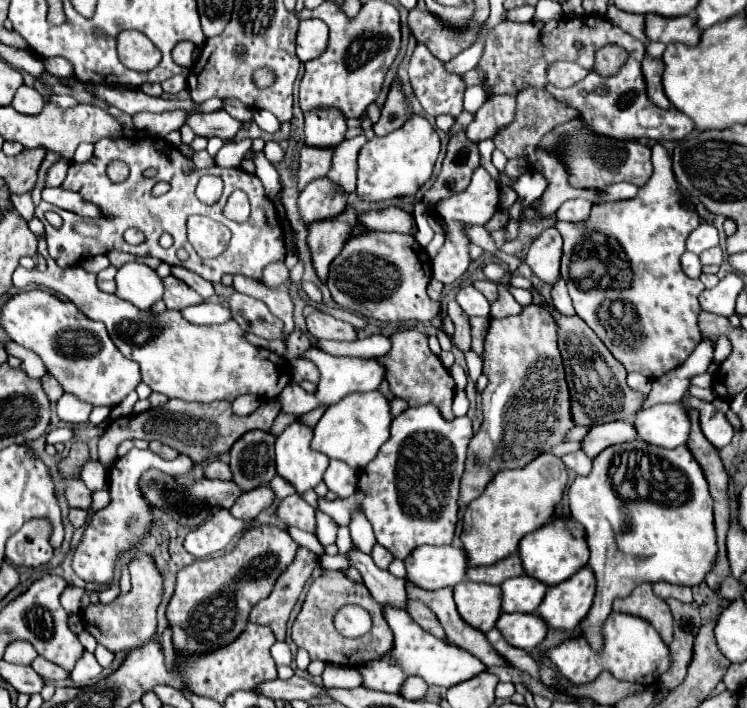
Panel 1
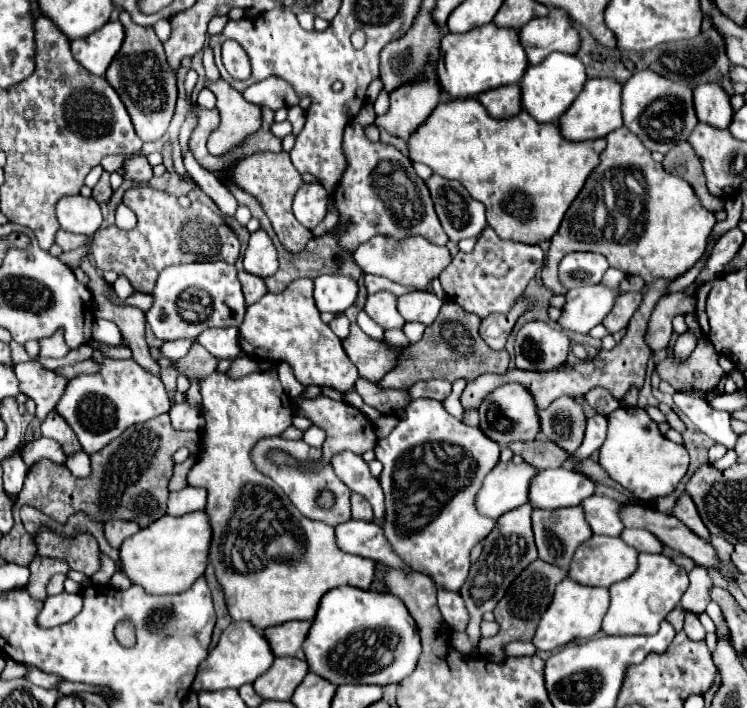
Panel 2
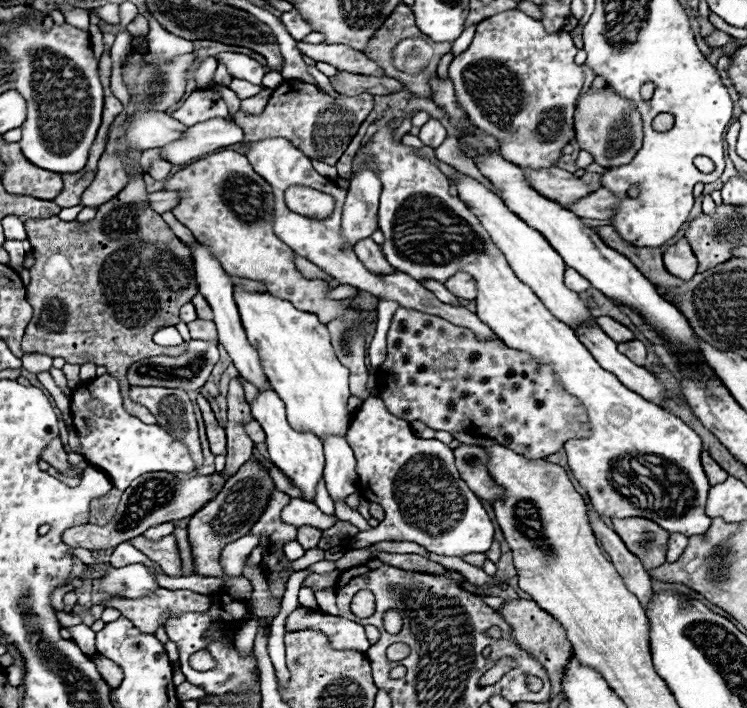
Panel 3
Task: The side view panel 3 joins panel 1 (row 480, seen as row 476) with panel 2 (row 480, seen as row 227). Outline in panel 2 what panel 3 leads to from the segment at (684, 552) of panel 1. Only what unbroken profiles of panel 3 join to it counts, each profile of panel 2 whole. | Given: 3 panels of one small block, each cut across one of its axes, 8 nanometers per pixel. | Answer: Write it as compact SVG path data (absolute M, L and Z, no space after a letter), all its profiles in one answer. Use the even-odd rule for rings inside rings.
M412 400L400 420L400 424L376 444L376 458L384 464L380 484L386 496L386 516L382 530L392 550L412 568L428 574L438 588L458 592L468 576L470 550L474 544L488 536L496 520L480 516L474 506L474 496L482 486L484 476L496 466L500 458L500 444L488 440L480 426L470 426L454 418L442 402L436 400Z

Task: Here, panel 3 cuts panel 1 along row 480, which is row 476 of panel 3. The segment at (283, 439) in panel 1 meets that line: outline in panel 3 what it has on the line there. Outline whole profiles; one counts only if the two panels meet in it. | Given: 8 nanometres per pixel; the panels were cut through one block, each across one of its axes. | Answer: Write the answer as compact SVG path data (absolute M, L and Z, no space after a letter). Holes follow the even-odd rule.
M274 390L258 392L256 400L250 406L252 406L254 420L266 432L266 444L268 444L268 452L270 452L270 462L274 466L278 466L304 492L306 500L314 500L316 484L318 484L318 480L322 476L322 470L324 470L324 454L322 454L320 438L316 434L312 434L312 432L294 430L288 424L284 404L282 404L282 400L278 398L278 394Z

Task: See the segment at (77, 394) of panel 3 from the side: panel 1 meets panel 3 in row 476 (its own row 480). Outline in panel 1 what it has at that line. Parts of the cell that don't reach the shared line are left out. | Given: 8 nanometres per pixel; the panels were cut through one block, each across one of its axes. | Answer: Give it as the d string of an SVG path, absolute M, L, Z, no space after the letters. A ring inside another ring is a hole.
M132 450L124 458L118 458L114 462L114 466L110 468L110 474L108 474L108 478L110 478L108 490L110 490L112 502L106 508L92 514L92 518L84 530L82 542L72 556L72 568L84 582L98 584L98 586L110 584L120 552L136 548L138 538L144 536L144 532L150 528L150 520L152 520L150 506L146 504L146 500L142 498L142 494L138 490L140 474L148 468L158 468L166 474L180 476L180 474L190 472L192 460L188 456L178 456L176 460L164 460L164 458L156 456L152 450Z

